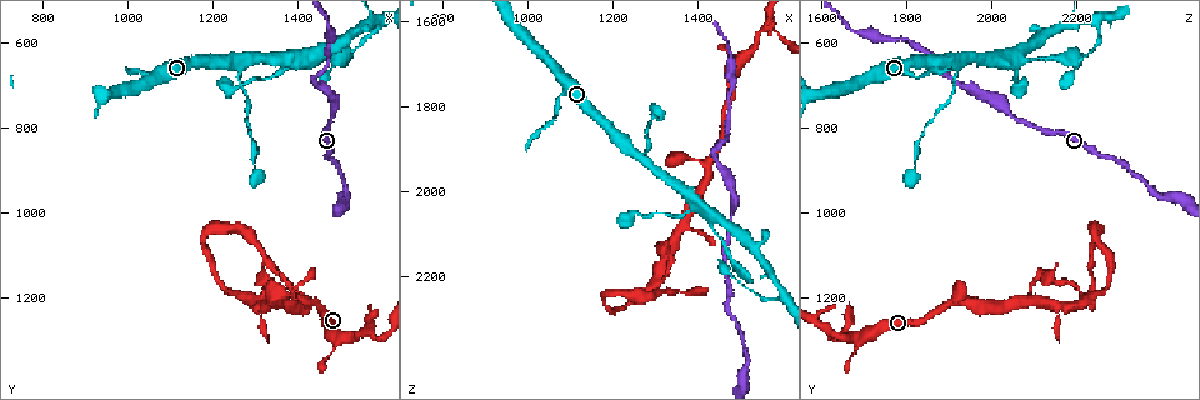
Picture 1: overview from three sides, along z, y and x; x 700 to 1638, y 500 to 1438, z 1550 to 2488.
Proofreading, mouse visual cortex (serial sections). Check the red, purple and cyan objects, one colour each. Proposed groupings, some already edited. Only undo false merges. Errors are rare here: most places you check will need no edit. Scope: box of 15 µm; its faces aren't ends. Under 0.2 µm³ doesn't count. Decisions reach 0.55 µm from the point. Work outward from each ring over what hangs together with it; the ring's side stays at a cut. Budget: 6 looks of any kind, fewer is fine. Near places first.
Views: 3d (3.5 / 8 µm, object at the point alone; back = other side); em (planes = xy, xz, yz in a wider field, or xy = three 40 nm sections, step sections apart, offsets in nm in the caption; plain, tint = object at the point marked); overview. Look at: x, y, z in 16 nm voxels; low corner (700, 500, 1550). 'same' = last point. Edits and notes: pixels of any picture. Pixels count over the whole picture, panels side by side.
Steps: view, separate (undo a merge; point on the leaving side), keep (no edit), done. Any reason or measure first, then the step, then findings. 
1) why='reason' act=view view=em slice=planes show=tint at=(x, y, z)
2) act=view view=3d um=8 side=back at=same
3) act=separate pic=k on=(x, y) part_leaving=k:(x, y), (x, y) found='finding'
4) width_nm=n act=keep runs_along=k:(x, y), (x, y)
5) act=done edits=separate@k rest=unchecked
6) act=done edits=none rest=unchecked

why='three-way junction' act=view view=3d um=8 at=(1565, 1280, 1620)

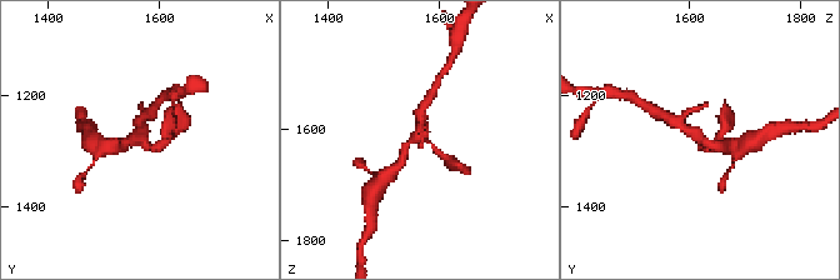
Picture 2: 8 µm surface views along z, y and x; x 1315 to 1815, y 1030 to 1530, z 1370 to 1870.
why='now the EM' act=view view=em slice=xy step=5 show=tint at=(1565, 1275, 1620)

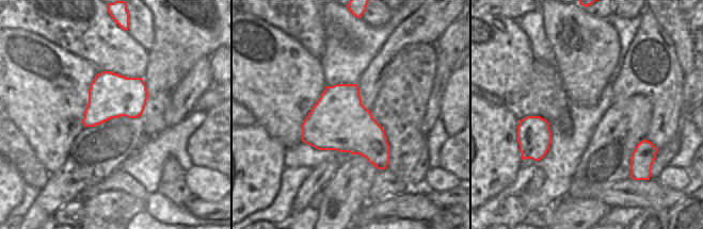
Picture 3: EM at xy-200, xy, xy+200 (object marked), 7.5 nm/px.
arm_widths_nm=200,250,300 act=keep runs_along=2:(121, 148), (135, 136), (164, 144) found='all the same cell'

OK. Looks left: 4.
act=view view=3d um=8 at=(1245, 640, 1915)

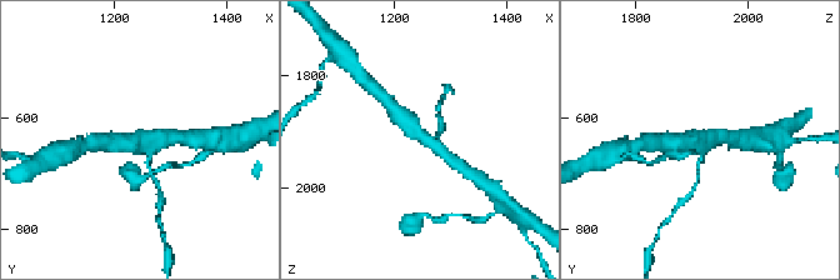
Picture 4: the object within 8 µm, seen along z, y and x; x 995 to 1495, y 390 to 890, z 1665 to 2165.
why='closer look' act=view view=3d um=3.5 side=back at=(1250, 640, 1910)

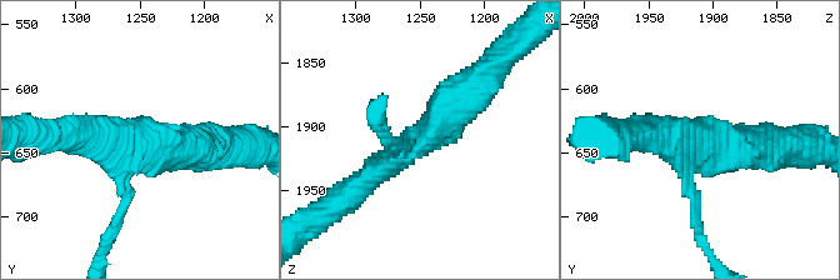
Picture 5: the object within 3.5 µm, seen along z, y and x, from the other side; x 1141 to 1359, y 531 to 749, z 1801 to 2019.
arms=3 arm_widths_nm=100,350,500 act=view view=em slice=xy step=5 show=tint at=(1250, 642, 1914)

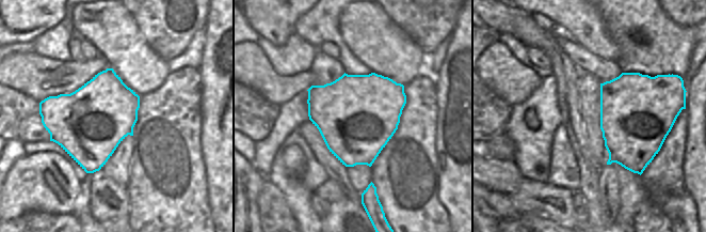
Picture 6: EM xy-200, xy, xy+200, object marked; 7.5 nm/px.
act=keep runs_along=5:(480, 80), (434, 129), (354, 189) found='one cell here'

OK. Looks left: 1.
why='thin neck' act=view view=3d um=3.5 side=back at=(1180, 1080, 2250)

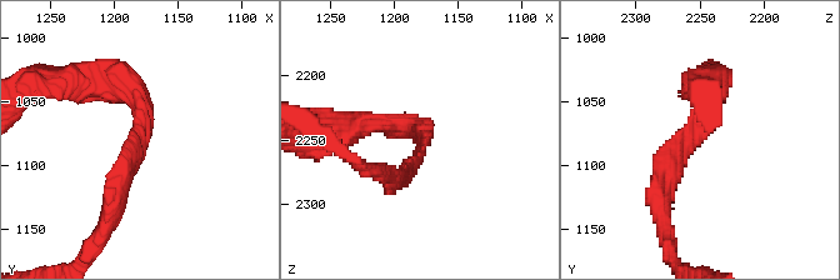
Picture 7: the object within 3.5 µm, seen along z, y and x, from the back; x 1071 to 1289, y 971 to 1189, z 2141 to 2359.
act=keep runs_along=7:(656, 194), (718, 83) found='all the same cell'

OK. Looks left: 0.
act=done edits=none rest=unchecked

